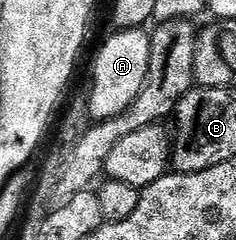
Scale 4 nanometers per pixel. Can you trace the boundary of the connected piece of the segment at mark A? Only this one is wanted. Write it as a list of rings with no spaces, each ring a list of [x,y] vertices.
[[[126,27],[113,30],[113,35],[100,47],[96,55],[96,64],[92,67],[92,91],[87,92],[88,108],[93,120],[113,119],[130,107],[136,95],[142,93],[142,85],[146,81],[146,73],[150,69],[150,45],[152,44],[151,34],[139,27]]]

